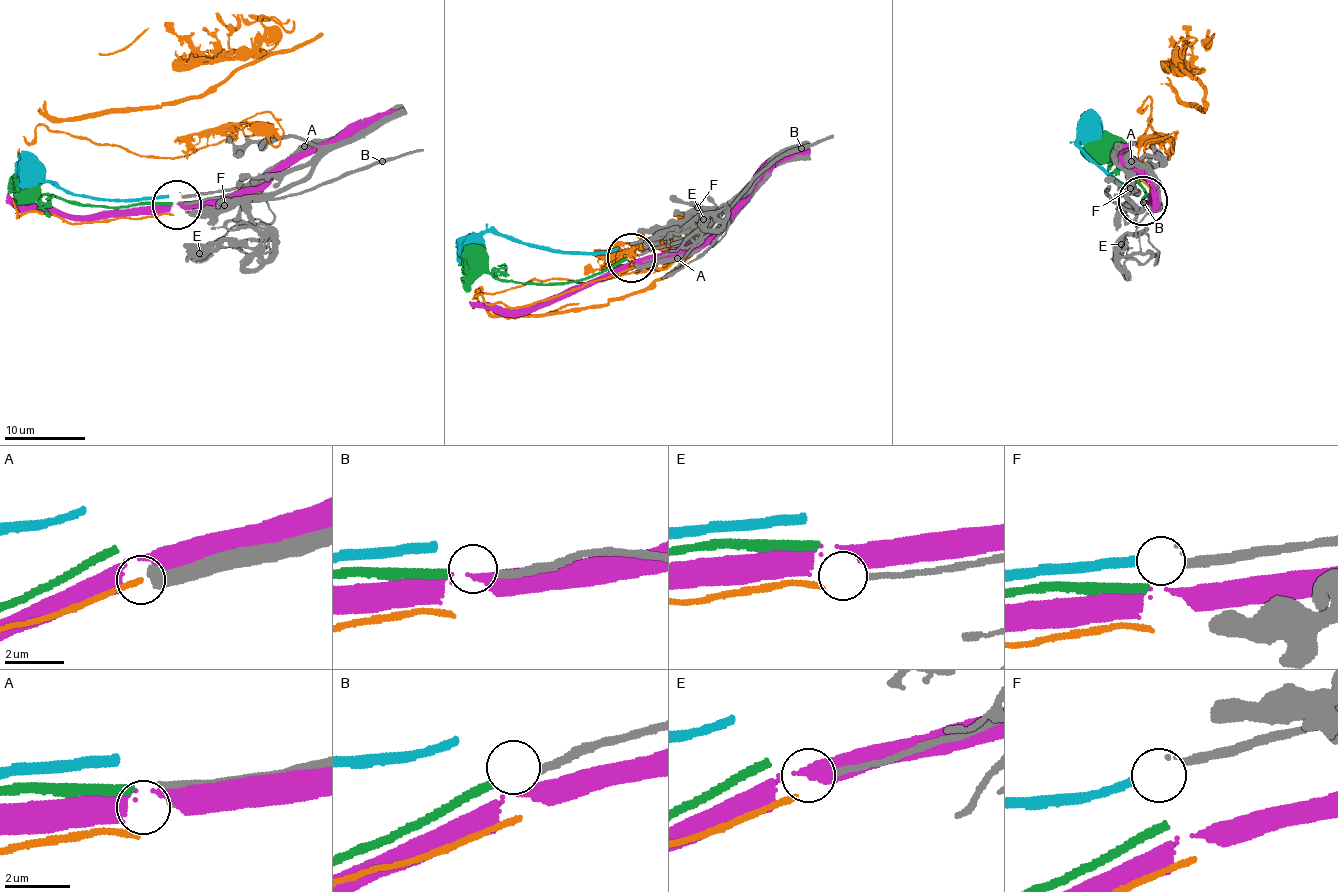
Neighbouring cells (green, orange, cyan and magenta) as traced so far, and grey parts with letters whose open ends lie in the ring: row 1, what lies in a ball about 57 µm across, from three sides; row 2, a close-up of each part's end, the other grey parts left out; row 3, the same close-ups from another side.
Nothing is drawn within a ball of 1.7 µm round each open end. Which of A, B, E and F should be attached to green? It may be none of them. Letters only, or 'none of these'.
B

